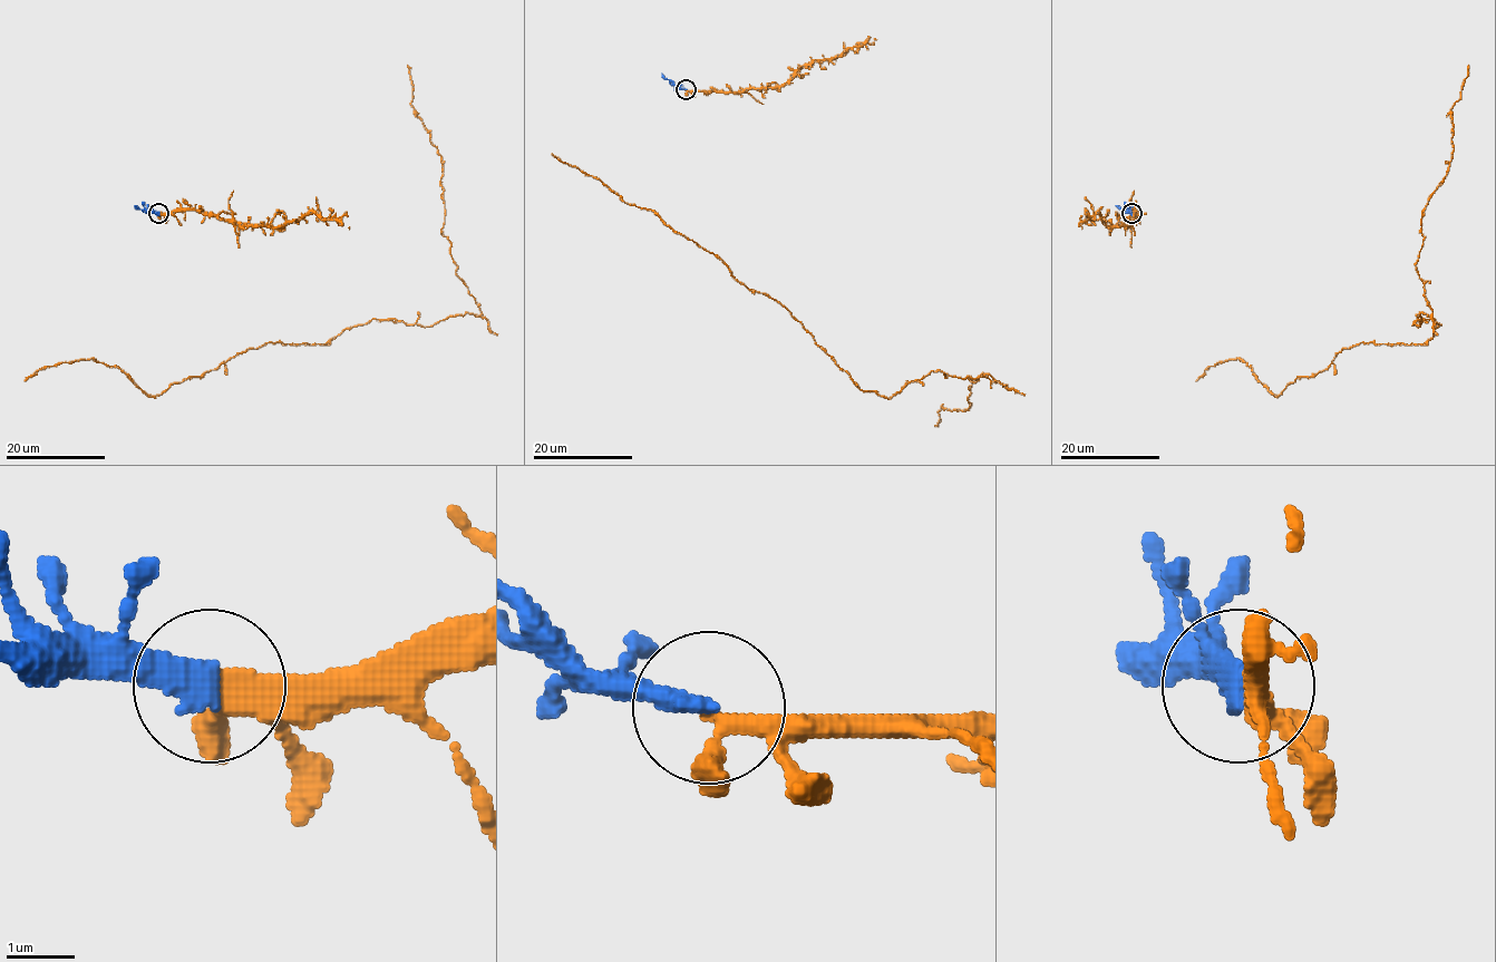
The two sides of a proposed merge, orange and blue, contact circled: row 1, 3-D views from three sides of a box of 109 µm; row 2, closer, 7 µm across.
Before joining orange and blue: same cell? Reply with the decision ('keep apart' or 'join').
join

